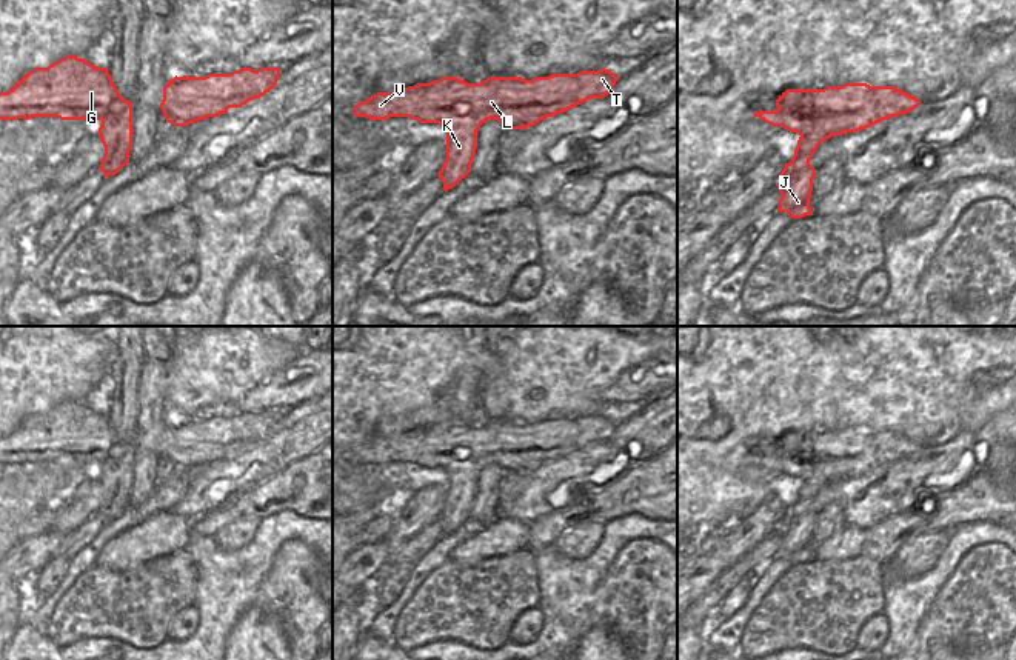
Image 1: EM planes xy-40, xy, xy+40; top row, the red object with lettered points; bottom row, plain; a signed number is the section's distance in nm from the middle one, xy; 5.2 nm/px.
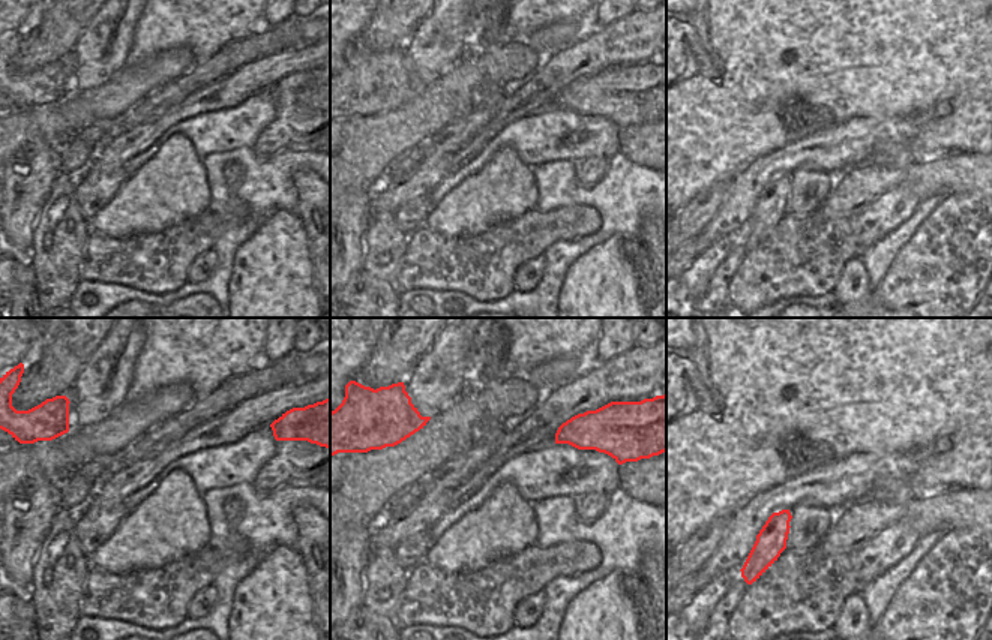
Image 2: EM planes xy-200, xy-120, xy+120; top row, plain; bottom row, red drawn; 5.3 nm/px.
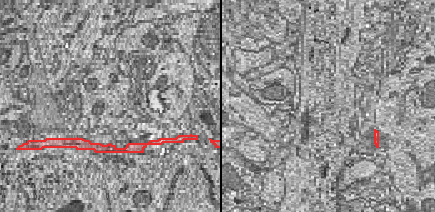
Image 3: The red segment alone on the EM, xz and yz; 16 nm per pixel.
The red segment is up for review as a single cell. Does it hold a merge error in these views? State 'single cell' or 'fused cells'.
fused cells

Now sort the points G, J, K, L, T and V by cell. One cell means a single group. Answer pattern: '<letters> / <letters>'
G L T V / J K

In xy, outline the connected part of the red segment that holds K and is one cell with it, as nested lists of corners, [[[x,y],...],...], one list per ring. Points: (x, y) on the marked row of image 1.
[[[477,112],[460,114],[446,129],[446,158],[439,171],[443,191],[459,185],[470,172],[477,148]]]

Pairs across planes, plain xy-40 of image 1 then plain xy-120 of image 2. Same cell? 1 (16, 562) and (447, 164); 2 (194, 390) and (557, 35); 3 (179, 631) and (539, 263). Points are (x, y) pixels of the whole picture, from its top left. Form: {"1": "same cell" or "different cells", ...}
{"1": "same cell", "2": "same cell", "3": "same cell"}

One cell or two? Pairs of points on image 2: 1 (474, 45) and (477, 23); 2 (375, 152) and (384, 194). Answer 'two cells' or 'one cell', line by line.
1: one cell
2: two cells

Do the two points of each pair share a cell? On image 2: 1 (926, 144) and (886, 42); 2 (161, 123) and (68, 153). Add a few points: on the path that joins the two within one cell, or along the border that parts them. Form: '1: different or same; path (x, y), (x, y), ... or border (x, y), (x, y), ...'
1: same; path (956, 114), (958, 95), (916, 53)
2: same; path (138, 138), (113, 156), (90, 165)

